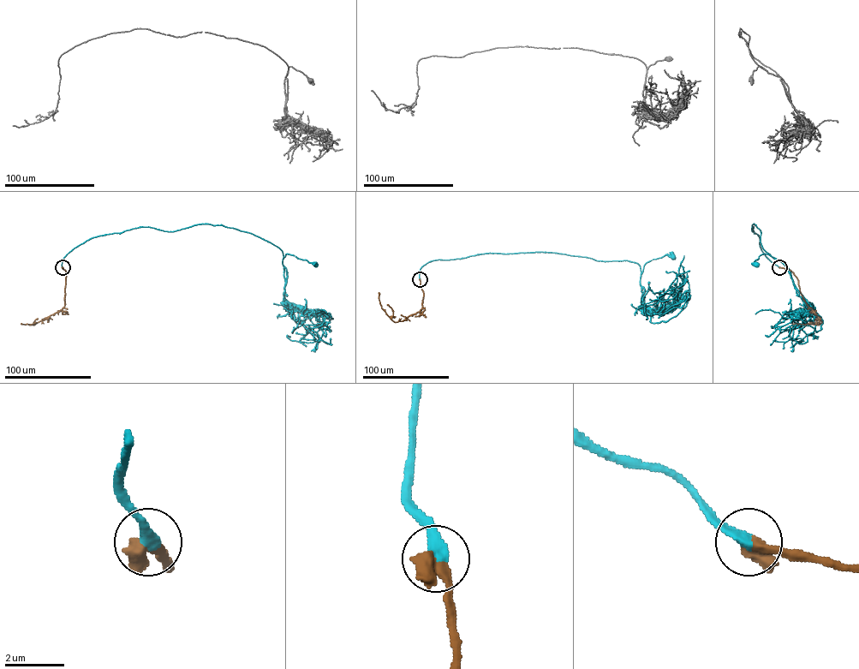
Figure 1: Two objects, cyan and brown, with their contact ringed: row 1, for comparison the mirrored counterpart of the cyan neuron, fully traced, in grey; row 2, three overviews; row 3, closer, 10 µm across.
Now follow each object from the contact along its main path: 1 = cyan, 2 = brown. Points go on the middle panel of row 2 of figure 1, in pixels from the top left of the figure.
1: (420, 279), (429, 262), (487, 253), (628, 260), (639, 265), (641, 277), (647, 263), (673, 258)
2: (420, 279), (423, 293), (422, 308), (402, 320), (394, 321), (381, 308), (378, 292)

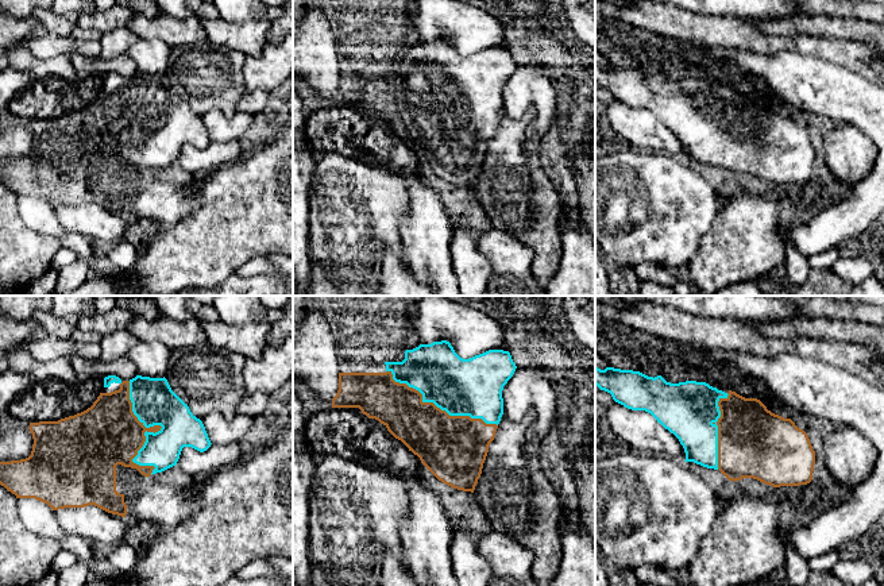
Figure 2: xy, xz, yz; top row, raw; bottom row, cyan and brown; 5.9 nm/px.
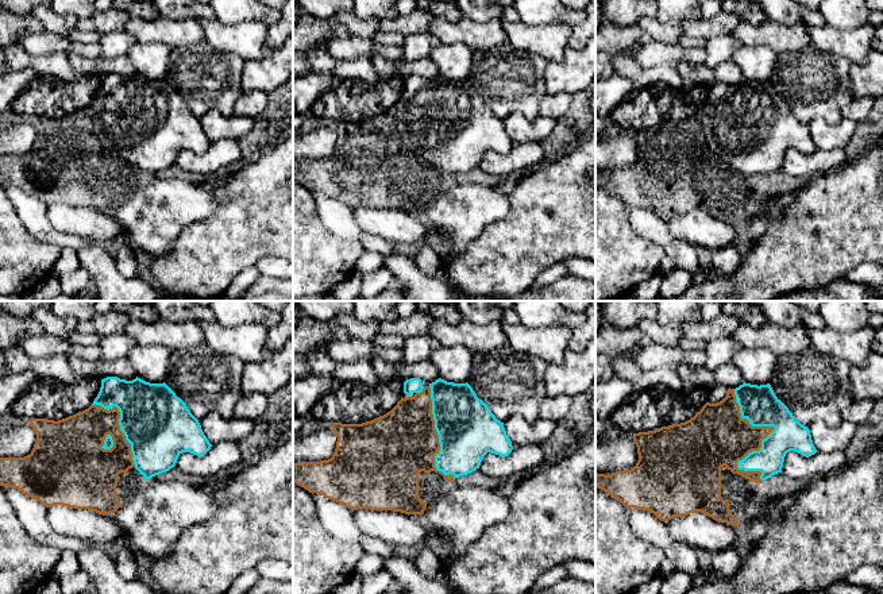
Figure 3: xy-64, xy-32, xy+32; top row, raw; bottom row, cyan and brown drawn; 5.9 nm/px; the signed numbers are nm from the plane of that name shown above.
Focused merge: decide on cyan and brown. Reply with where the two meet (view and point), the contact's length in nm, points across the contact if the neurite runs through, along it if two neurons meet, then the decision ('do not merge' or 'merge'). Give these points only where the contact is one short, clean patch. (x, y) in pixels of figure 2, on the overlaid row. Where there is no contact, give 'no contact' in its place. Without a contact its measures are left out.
xy (145, 435) | 600 nm | merge

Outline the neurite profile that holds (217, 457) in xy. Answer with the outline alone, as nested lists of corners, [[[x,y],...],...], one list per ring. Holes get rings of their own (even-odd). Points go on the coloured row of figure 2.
[[[238,443],[211,444],[204,452],[184,447],[177,466],[188,474],[205,477],[235,464],[239,459],[242,459],[242,450]]]

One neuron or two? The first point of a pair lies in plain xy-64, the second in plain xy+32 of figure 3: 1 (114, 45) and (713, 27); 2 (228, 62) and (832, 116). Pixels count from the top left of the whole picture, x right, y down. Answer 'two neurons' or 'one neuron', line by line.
1: two neurons
2: one neuron

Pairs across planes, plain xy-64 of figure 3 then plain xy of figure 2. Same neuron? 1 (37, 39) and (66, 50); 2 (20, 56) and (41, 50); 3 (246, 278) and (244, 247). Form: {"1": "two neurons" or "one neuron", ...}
{"1": "one neuron", "2": "two neurons", "3": "two neurons"}

